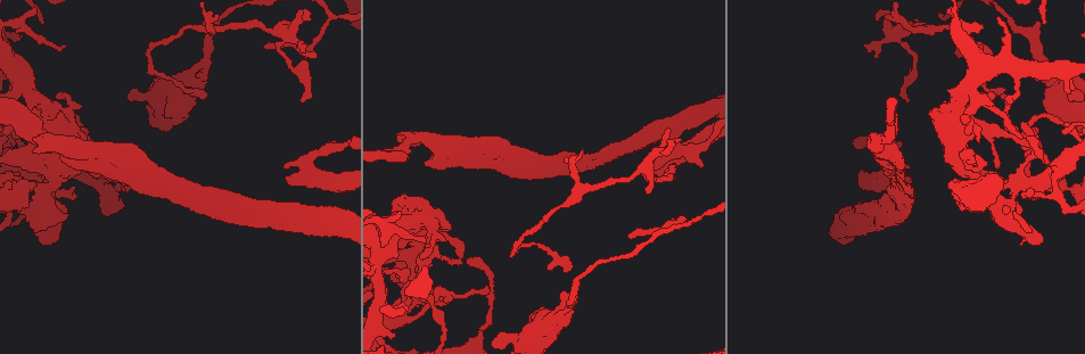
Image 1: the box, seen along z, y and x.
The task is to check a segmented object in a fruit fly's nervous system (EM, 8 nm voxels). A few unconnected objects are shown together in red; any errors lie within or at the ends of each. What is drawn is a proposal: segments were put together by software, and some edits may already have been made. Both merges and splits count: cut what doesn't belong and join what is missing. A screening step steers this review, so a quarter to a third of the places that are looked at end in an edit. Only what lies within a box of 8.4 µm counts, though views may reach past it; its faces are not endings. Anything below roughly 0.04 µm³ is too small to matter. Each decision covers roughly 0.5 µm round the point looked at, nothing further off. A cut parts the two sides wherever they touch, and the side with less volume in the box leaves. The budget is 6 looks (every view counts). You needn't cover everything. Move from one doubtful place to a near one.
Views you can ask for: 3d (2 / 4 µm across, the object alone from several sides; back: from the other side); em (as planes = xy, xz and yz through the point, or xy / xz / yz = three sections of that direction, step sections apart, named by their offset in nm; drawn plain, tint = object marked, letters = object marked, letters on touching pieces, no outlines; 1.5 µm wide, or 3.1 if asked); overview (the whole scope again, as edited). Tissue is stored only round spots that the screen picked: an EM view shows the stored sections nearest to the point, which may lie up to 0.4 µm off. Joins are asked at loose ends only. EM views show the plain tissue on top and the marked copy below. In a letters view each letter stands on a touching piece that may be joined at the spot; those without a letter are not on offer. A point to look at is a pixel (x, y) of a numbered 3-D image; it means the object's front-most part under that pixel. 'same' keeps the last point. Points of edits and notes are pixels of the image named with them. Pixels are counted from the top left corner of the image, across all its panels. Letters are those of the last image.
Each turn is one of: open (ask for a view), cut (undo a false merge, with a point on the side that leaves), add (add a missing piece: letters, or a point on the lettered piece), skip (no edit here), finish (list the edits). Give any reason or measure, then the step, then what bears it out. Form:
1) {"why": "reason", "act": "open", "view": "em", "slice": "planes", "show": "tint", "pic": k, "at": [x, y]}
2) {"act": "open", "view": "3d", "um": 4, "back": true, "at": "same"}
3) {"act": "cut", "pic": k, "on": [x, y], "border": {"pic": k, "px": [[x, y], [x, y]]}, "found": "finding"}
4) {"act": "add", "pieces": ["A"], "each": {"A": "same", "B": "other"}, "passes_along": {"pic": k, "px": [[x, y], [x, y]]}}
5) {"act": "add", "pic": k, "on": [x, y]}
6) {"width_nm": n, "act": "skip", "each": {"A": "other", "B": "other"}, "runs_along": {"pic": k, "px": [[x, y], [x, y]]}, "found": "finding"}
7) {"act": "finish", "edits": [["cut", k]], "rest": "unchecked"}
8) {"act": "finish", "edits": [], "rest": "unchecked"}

{"why": "free end", "act": "open", "view": "3d", "um": 4, "pic": 1, "at": [287, 175]}

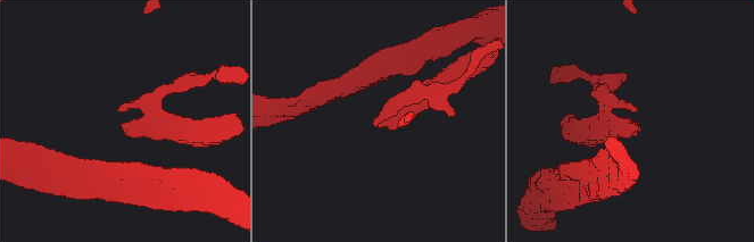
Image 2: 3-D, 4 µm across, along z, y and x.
{"why": "need the tissue", "act": "open", "view": "em", "slice": "xz", "step": 4, "show": "letters", "pic": 2, "at": [634, 123]}

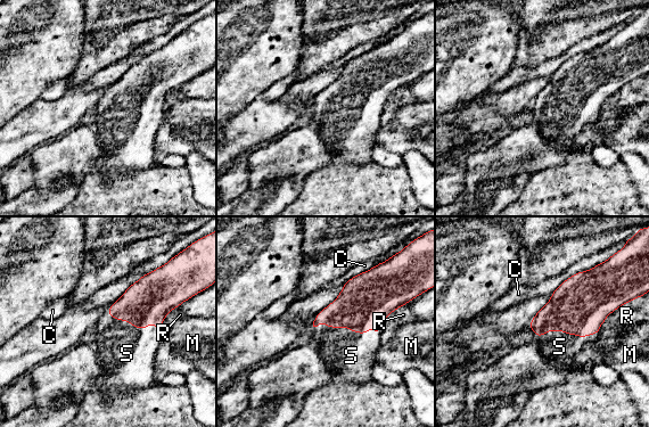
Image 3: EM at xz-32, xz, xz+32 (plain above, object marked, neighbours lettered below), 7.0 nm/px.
{"act": "open", "view": "em", "slice": "planes", "show": "letters", "at": "same"}

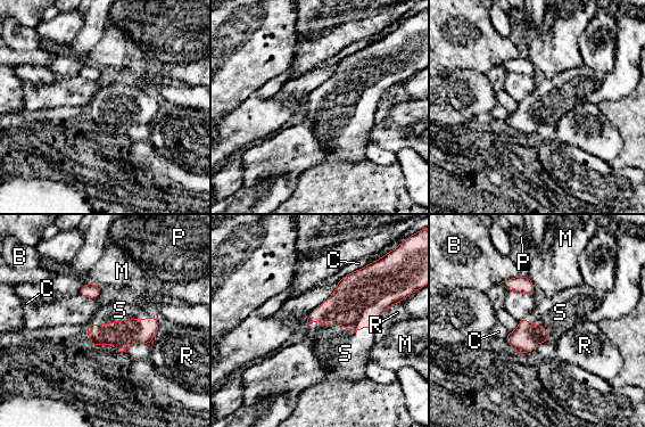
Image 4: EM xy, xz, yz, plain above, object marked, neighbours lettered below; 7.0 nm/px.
{"act": "add", "pieces": ["S"], "each": {"B": "other", "C": "other", "M": "other", "P": "other", "R": "other", "S": "same"}, "found": "it goes on there"}

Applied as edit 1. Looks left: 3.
{"why": "branch stops here", "act": "open", "view": "em", "slice": "planes", "show": "letters", "pic": 1, "at": [876, 21]}

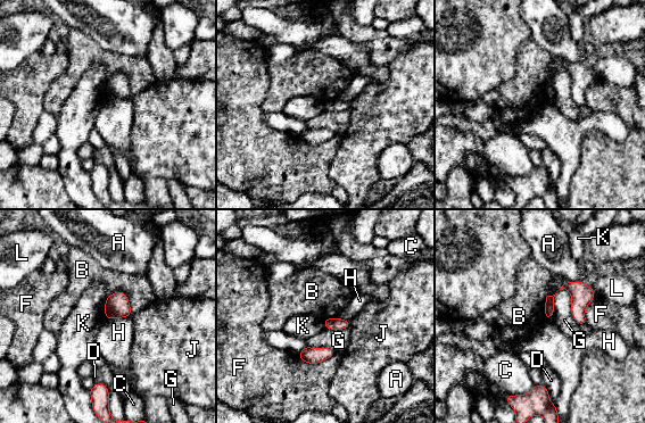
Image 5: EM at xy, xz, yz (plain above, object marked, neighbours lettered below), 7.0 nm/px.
{"act": "add", "pieces": ["B"], "each": {"A": "other", "B": "same", "C": "other", "D": "other", "F": "other", "G": "other", "H": "other", "J": "other", "K": "other", "L": "other"}, "passes_along": {"pic": 5, "px": [[116, 306], [126, 296], [138, 288]]}, "found": "the neuron continues"}

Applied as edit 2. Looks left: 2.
{"act": "finish", "edits": [["add", 4], ["add", 5]], "rest": "unchecked"}

